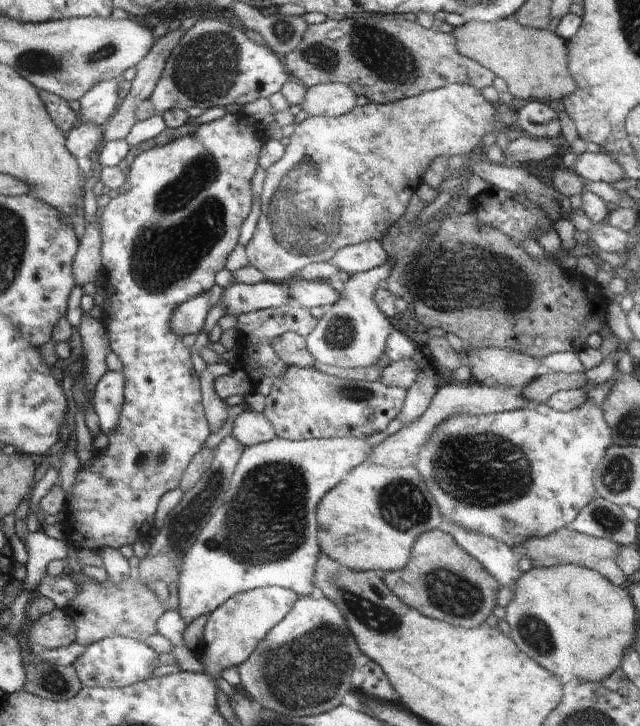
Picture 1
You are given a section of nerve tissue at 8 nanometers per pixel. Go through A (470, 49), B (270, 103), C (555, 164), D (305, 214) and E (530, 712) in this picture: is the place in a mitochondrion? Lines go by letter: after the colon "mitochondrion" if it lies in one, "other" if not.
A: other
B: other
C: other
D: mitochondrion
E: other

